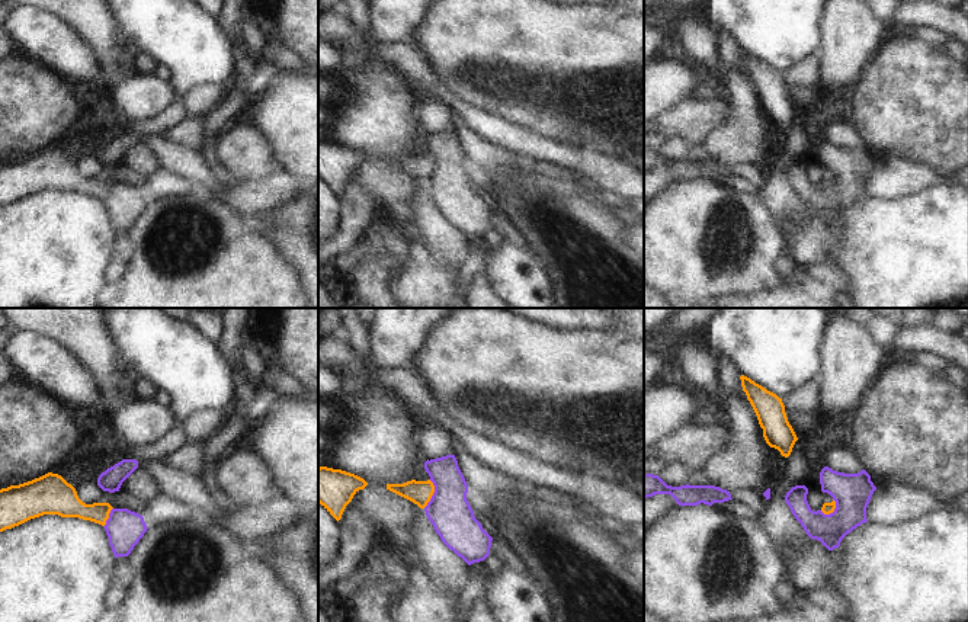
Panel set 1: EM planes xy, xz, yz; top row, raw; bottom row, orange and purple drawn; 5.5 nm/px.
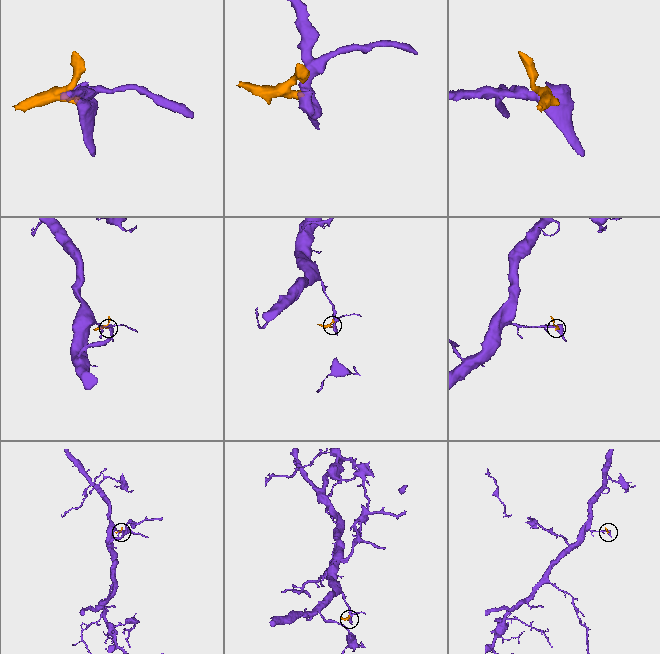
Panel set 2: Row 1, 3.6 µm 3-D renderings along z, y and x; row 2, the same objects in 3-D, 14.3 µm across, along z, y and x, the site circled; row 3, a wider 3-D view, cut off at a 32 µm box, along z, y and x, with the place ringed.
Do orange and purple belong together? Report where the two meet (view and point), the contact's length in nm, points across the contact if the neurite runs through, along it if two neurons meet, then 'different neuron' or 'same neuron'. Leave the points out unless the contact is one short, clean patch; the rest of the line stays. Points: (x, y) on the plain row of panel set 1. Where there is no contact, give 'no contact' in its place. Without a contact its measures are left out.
contact xz (432, 169); length 170 nm; border xz (430, 154), (433, 169), (423, 182); different neuron

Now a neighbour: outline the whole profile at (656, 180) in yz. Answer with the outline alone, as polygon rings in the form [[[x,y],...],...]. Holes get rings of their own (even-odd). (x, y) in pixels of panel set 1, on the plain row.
[[[656,169],[644,173],[644,208],[664,187],[677,180],[670,169]]]

